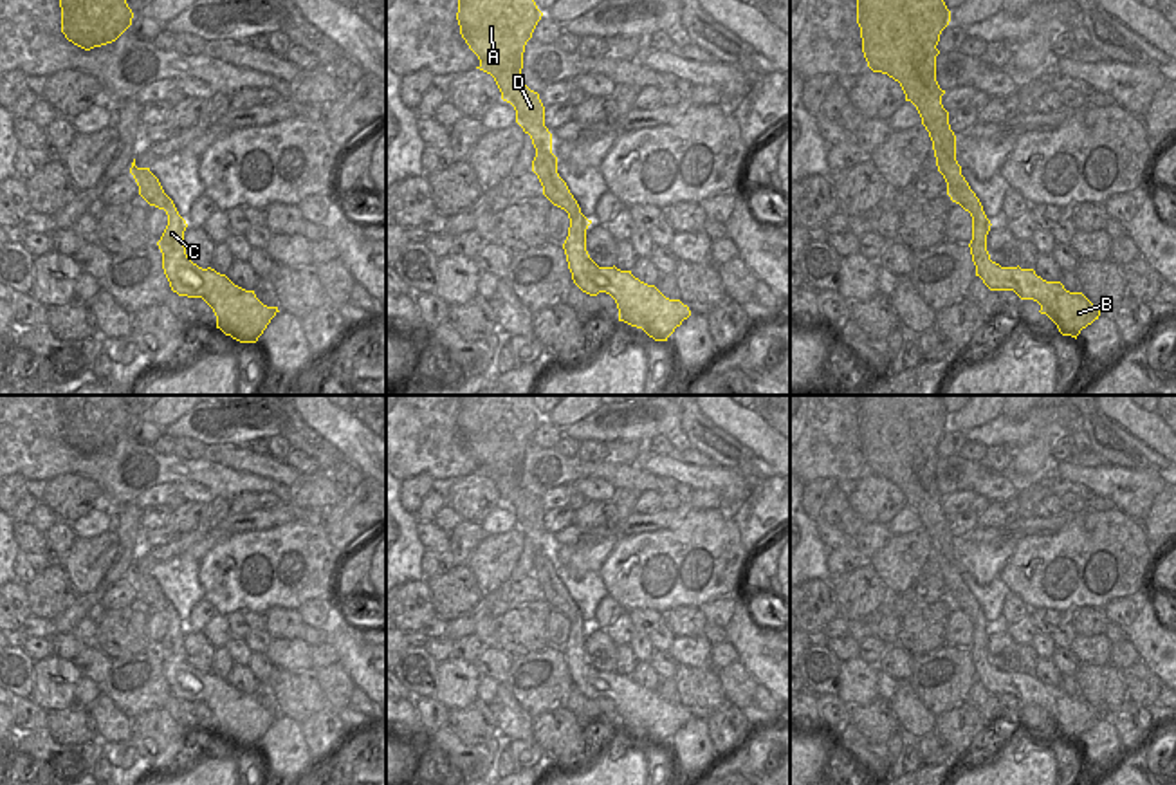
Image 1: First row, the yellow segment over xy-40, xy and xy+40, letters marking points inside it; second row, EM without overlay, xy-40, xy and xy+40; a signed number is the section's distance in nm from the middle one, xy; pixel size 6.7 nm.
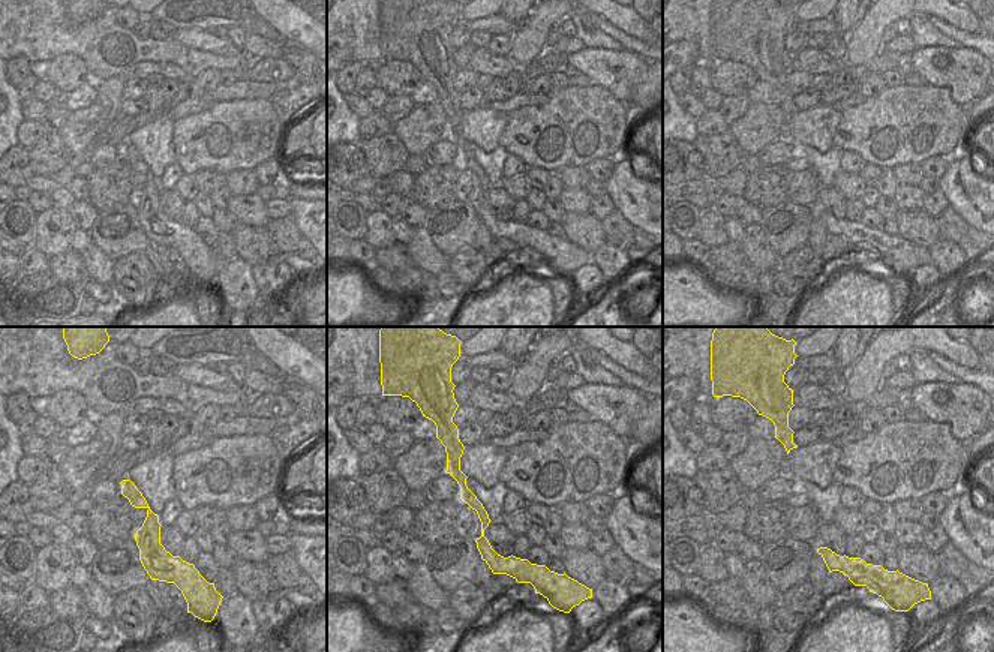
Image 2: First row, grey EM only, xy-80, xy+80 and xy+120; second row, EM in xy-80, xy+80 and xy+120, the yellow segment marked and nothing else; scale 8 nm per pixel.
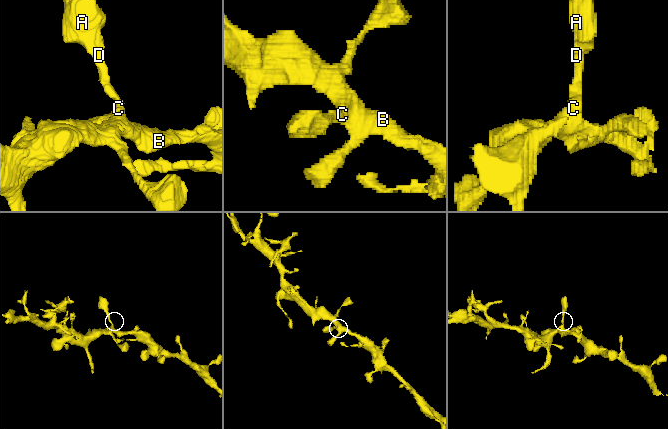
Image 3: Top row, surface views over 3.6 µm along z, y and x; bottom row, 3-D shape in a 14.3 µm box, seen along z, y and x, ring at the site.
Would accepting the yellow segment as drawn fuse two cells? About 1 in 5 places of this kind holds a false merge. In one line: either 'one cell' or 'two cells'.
one cell

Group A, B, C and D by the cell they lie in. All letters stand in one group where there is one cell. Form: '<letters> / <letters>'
A B C D

